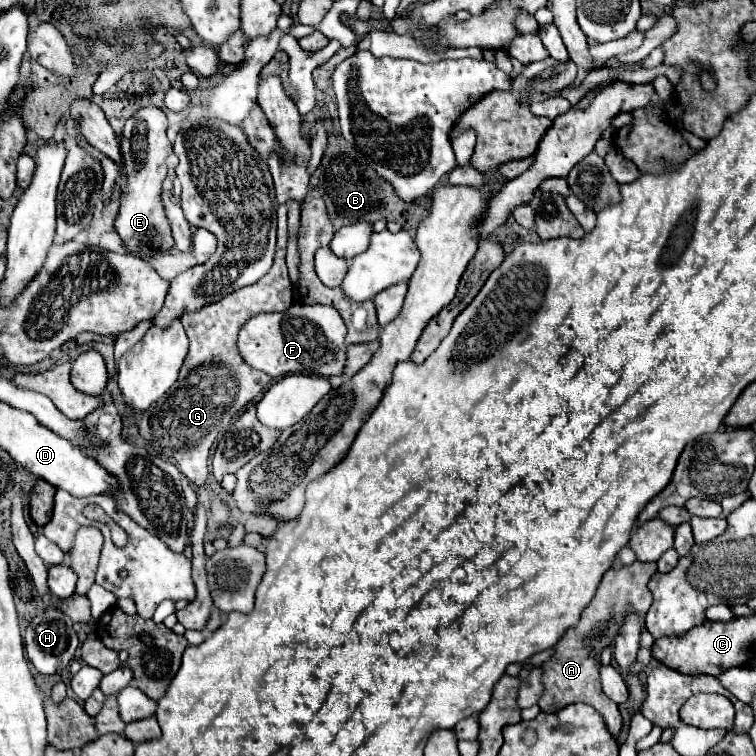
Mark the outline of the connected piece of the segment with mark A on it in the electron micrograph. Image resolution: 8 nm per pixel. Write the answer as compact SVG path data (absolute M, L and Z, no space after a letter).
M641 561L607 571L607 575L601 579L597 587L593 601L583 609L579 623L563 635L563 639L555 645L553 657L541 665L543 669L541 683L545 687L543 695L539 697L541 711L555 713L571 703L583 701L601 713L611 735L617 735L621 731L623 719L621 719L619 707L603 693L601 683L599 683L599 669L601 669L599 655L603 649L607 649L617 639L629 613L637 613L641 623L645 623L647 609L653 603L653 595L647 589L647 581L655 573L657 573L657 563L641 563Z

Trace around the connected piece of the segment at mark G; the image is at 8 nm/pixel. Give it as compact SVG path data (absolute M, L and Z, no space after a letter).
M279 204L277 208L277 253L271 271L251 287L243 287L223 297L217 303L205 305L199 311L185 313L181 317L187 337L191 341L187 359L181 367L179 379L175 385L153 403L137 419L137 429L155 455L175 461L181 473L195 485L205 485L209 469L209 451L217 435L223 433L235 417L261 393L269 387L271 377L247 367L241 355L237 353L237 331L239 327L257 313L277 313L287 311L293 303L291 281L285 265L287 249L287 205Z

